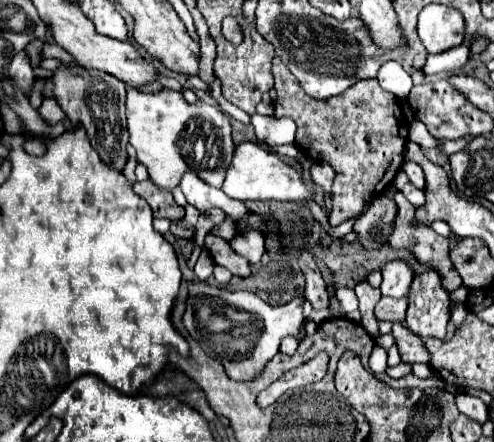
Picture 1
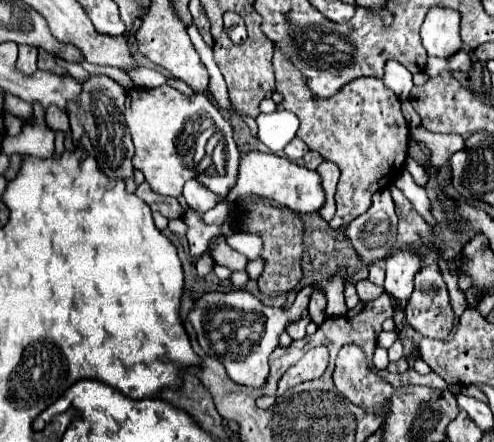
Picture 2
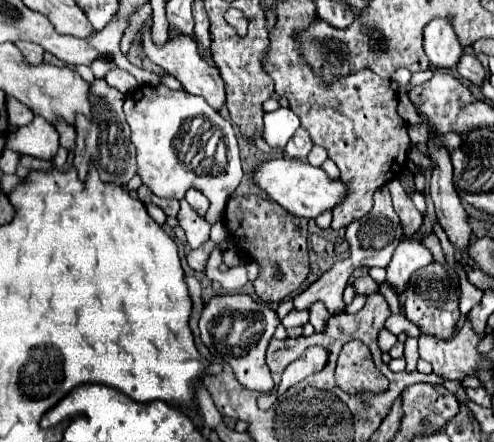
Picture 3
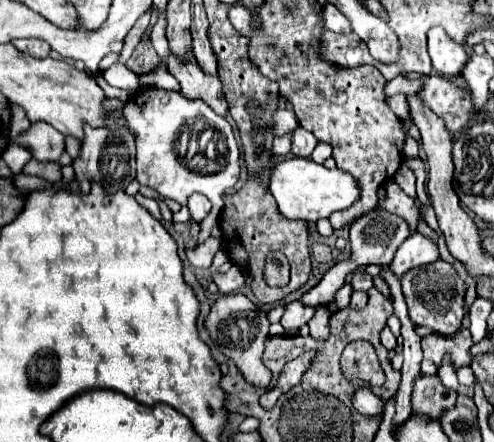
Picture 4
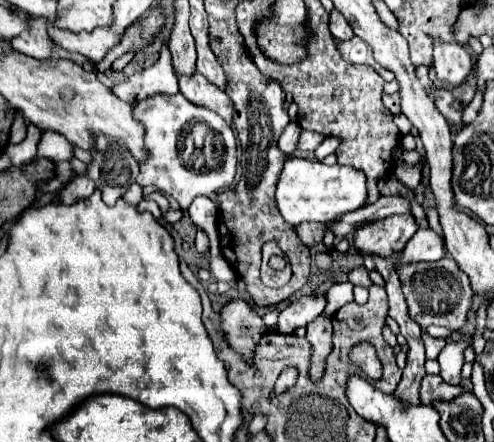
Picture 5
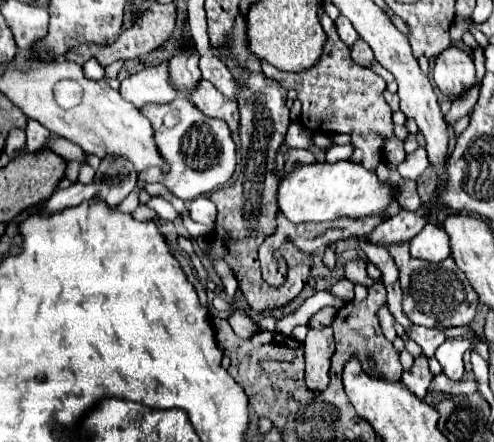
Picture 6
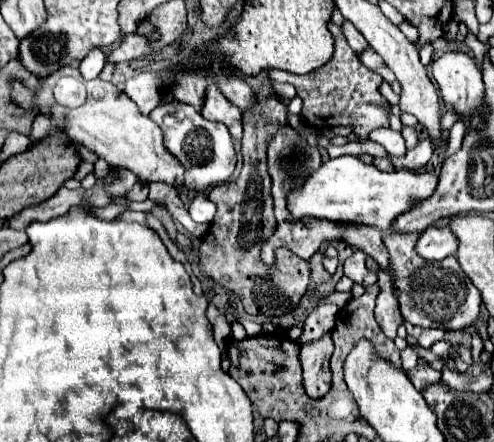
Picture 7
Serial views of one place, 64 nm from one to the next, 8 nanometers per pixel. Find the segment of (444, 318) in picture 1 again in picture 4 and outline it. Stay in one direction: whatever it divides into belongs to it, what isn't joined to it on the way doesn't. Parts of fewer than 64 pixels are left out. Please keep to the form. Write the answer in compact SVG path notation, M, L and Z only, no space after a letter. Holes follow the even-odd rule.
M436 260L432 264L408 270L408 274L404 274L400 280L402 280L402 292L406 296L410 320L416 326L428 326L444 336L452 336L458 332L458 328L462 326L462 318L466 314L464 310L466 284L456 274L452 264L444 260Z

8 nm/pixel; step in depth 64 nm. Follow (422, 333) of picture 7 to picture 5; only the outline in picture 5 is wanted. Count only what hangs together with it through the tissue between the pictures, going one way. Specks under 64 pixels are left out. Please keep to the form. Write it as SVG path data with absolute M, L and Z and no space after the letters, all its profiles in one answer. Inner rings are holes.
M422 330L422 342L424 342L424 348L426 348L426 358L438 358L440 350L444 348L444 344L446 344L448 340L444 340L444 338L434 338L434 336L430 336L430 334L426 334L426 332Z

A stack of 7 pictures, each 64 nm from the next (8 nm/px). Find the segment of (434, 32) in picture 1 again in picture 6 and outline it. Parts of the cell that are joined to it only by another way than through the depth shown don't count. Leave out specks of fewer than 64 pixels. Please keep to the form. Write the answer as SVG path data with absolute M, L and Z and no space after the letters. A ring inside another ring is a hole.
M446 48L434 60L434 82L444 96L456 100L476 84L476 70L472 56L460 48Z

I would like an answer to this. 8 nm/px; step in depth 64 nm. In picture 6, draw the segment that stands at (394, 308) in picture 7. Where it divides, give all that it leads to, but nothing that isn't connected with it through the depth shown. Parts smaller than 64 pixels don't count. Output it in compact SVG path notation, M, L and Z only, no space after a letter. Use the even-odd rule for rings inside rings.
M384 304L382 308L380 308L380 312L378 312L378 320L380 320L380 328L382 328L382 332L384 332L384 336L392 342L394 338L396 338L396 330L394 330L394 316L388 312L388 306Z

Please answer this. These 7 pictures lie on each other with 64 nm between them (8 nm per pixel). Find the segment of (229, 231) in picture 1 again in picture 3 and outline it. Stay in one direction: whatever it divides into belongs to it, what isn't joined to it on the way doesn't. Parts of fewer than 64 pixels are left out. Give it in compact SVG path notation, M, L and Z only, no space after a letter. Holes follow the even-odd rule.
M182 199L182 202L180 202L180 212L178 212L176 218L178 218L178 224L184 228L186 238L188 238L192 248L200 248L208 240L210 224L202 216L198 216L194 212L185 199Z

